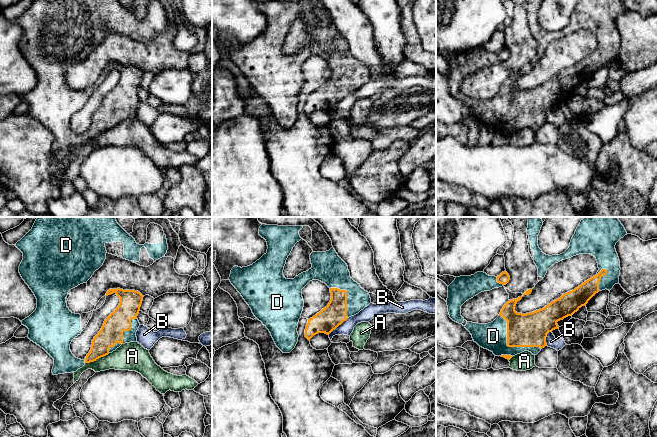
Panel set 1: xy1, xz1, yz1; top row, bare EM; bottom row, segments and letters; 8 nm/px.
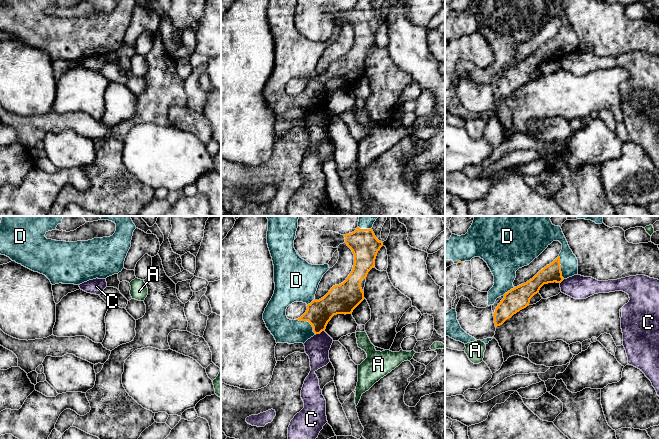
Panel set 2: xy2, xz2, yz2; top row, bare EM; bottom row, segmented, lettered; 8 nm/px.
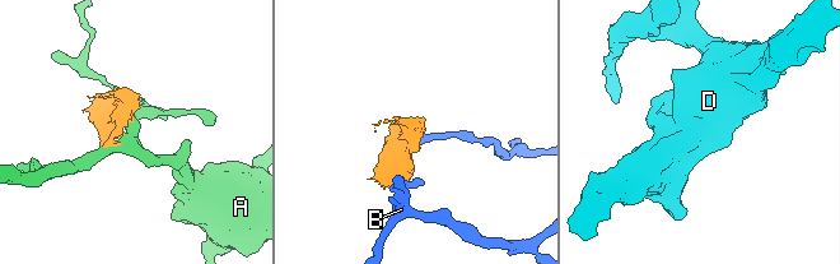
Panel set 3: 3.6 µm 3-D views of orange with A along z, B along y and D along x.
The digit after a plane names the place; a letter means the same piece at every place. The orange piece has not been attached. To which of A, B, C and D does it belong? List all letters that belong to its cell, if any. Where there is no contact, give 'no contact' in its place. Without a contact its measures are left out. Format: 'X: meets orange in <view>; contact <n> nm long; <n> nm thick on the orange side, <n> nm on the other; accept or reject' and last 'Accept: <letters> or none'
A: meets orange in xy1; contact 220 nm long; 180 nm thick on the orange side, 220 nm on the other; reject
B: meets orange in xz1; contact 220 nm long; 190 nm thick on the orange side, 110 nm on the other; reject
C: meets orange in xz2; contact 80 nm long; 200 nm thick on the orange side, 190 nm on the other; reject
D: meets orange in yz1; contact 440 nm long; 280 nm thick on the orange side, 220 nm on the other; accept
Accept: D

